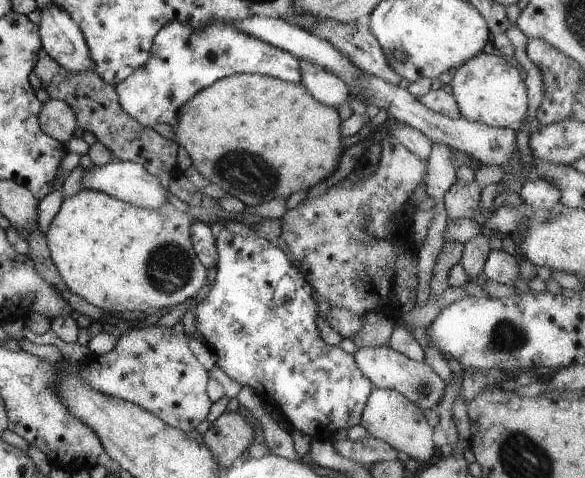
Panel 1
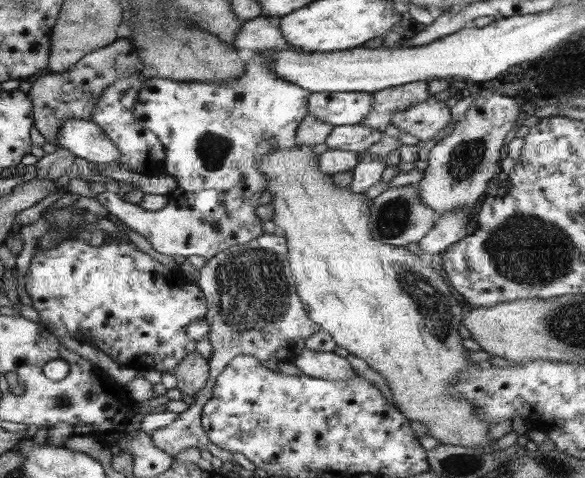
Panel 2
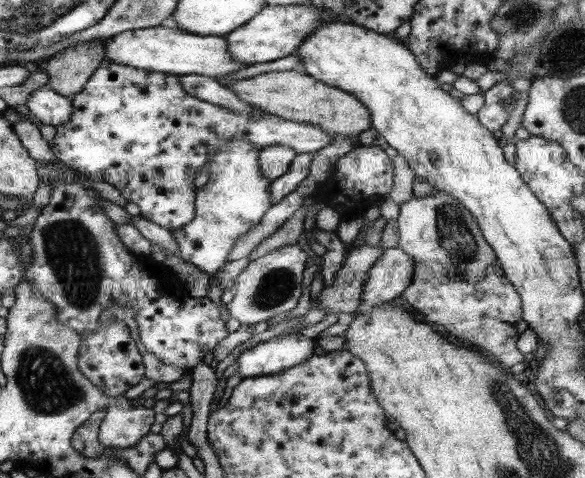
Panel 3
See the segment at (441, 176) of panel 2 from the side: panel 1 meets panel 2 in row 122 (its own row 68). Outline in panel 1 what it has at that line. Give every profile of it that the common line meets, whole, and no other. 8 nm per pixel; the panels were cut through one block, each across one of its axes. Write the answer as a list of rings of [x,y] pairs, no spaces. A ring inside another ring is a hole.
[[[489,49],[469,58],[454,70],[452,75],[452,97],[463,117],[472,122],[484,123],[491,127],[514,128],[525,120],[528,110],[526,85],[516,67]]]

